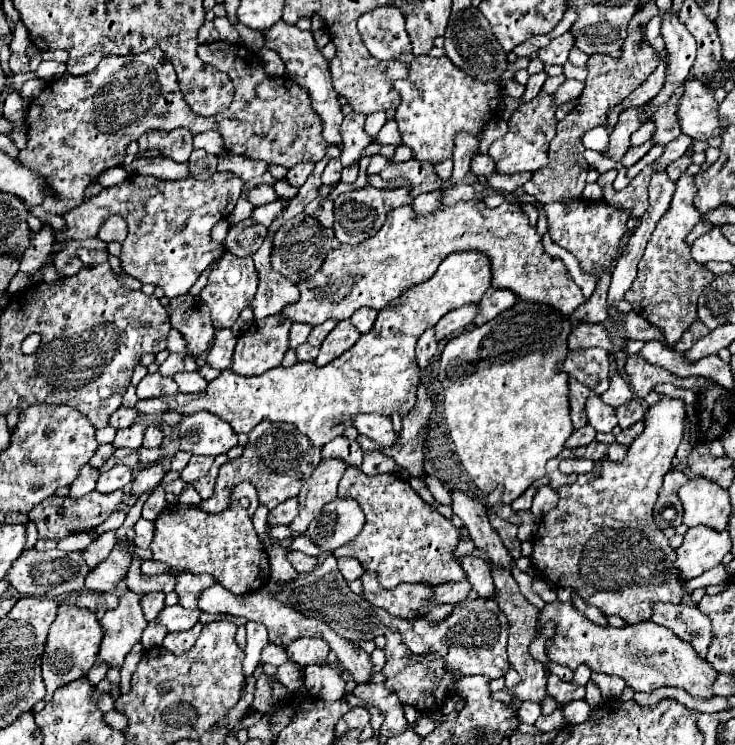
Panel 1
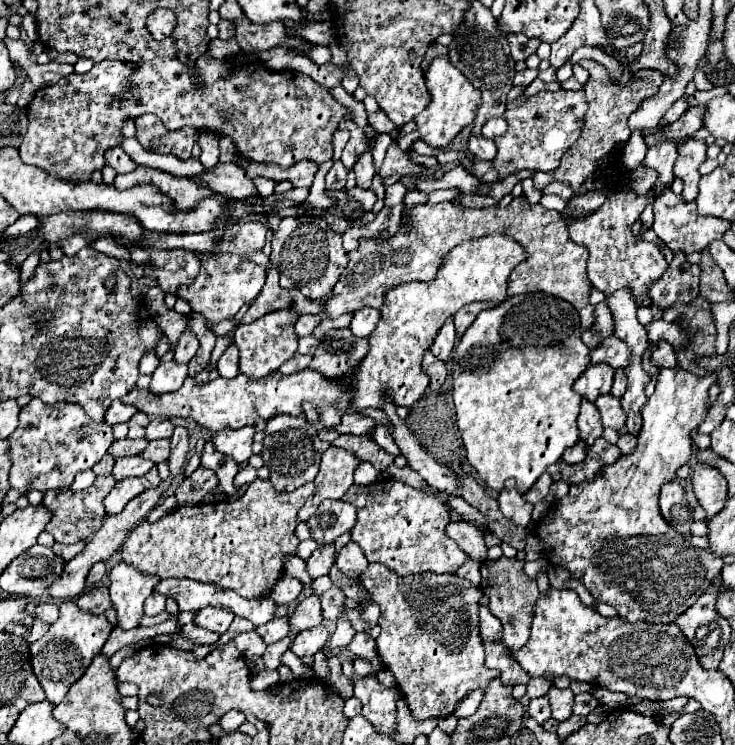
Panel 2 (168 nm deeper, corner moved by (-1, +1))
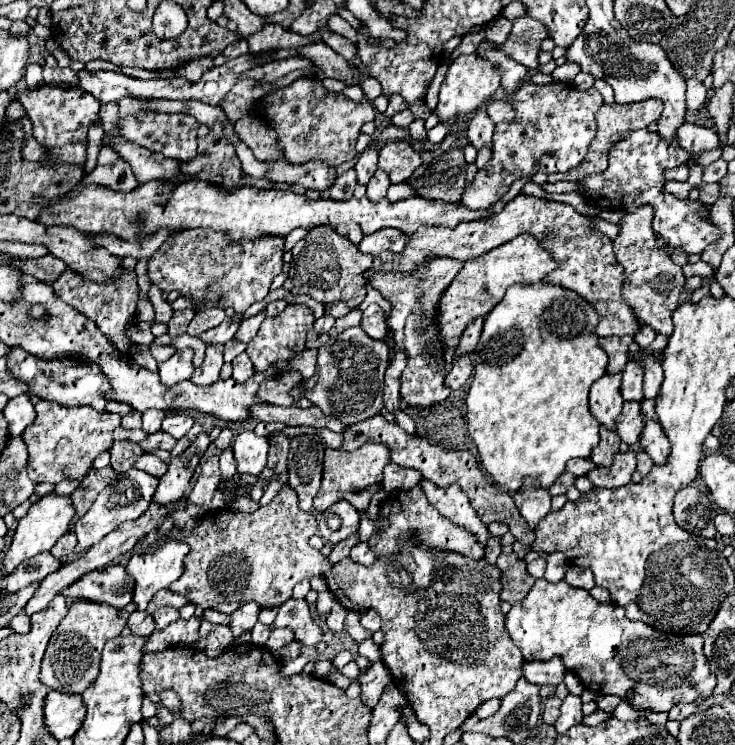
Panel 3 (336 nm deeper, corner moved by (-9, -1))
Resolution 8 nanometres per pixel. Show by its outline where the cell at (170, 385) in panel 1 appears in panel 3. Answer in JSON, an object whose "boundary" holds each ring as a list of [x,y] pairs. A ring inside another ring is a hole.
{"boundary":[[[180,348],[166,362],[158,364],[158,374],[160,374],[162,384],[164,386],[174,386],[182,380],[188,380],[194,372],[192,356],[194,356],[194,352],[190,348]]]}

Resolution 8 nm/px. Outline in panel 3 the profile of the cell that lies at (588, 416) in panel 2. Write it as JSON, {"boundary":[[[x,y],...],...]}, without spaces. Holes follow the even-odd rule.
{"boundary":[[[606,426],[600,428],[600,444],[596,446],[594,454],[592,454],[592,462],[598,466],[612,466],[614,462],[614,454],[620,448],[620,436],[616,436],[616,432],[608,430]]]}

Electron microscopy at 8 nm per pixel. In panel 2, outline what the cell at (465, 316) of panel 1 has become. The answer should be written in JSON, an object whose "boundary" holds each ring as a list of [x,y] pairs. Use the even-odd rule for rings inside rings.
{"boundary":[[[448,318],[448,322],[444,322],[444,326],[438,330],[436,338],[434,338],[434,344],[430,346],[432,354],[436,358],[442,358],[446,360],[452,352],[452,346],[454,346],[454,340],[456,340],[456,328],[454,328],[454,322],[452,318]]]}

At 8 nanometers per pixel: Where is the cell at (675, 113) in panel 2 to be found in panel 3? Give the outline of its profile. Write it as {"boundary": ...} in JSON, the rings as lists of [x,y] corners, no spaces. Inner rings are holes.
{"boundary":[[[696,76],[688,78],[688,92],[686,92],[686,104],[688,110],[698,110],[706,100],[706,88],[702,84],[702,80],[698,80]]]}

